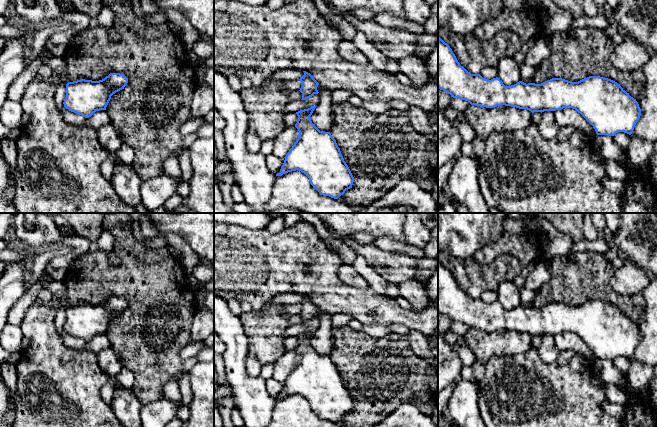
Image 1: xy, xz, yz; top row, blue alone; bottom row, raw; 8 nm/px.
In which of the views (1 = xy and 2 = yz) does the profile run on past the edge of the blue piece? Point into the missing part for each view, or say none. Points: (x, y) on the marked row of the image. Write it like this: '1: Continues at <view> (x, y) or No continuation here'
1: No continuation here
2: No continuation here

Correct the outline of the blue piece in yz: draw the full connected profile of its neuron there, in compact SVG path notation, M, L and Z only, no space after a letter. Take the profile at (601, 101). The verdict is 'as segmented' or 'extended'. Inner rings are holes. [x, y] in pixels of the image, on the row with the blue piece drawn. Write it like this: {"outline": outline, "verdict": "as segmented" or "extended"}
{"outline": "M439 35L438 89L447 92L453 98L486 108L505 105L527 109L532 113L573 108L593 126L597 135L614 136L618 132L631 135L641 115L636 99L631 97L617 82L600 76L589 76L578 82L552 78L541 84L526 84L519 81L514 85L505 86L498 77L488 80L480 74L471 74L460 65L450 46Z", "verdict": "as segmented"}

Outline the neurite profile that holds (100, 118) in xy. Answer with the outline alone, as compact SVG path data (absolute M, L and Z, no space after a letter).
M100 110L96 111L91 117L87 118L85 126L98 130L107 124L111 124L111 119L106 110Z

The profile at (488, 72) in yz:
M490 66L484 67L481 70L480 75L483 78L488 79L488 80L496 78L497 77L497 68L496 67L490 67Z

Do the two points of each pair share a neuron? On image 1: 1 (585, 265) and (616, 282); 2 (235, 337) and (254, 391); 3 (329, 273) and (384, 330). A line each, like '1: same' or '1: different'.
1: different
2: same
3: different

